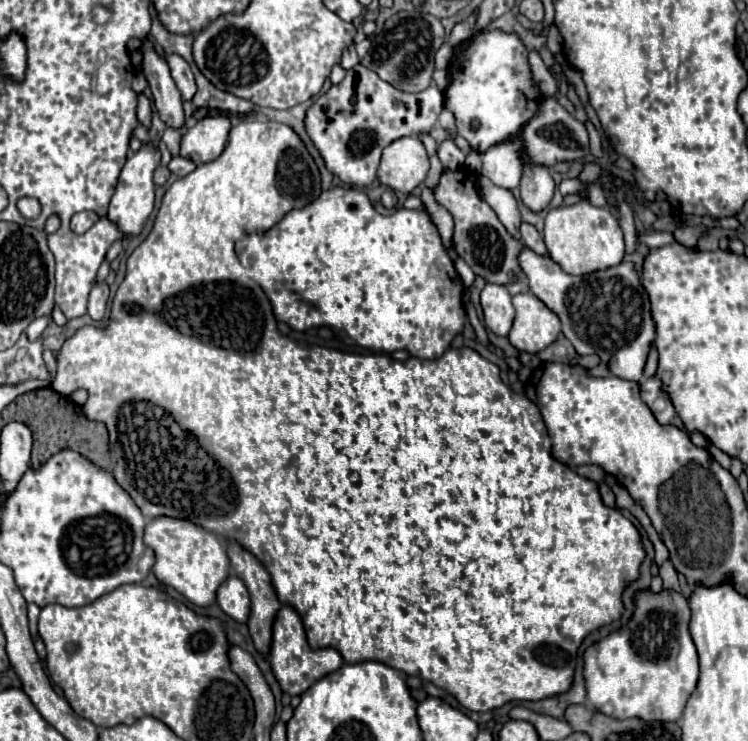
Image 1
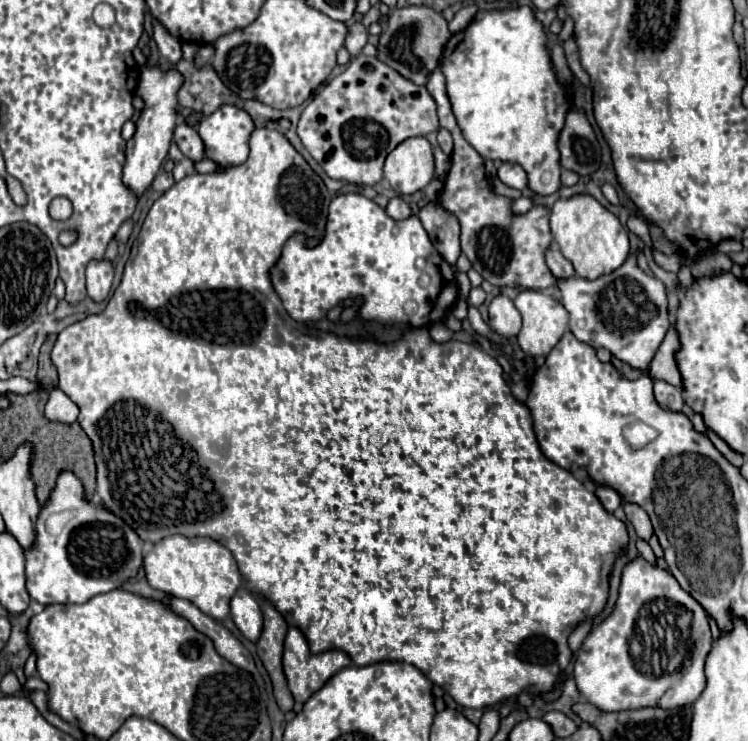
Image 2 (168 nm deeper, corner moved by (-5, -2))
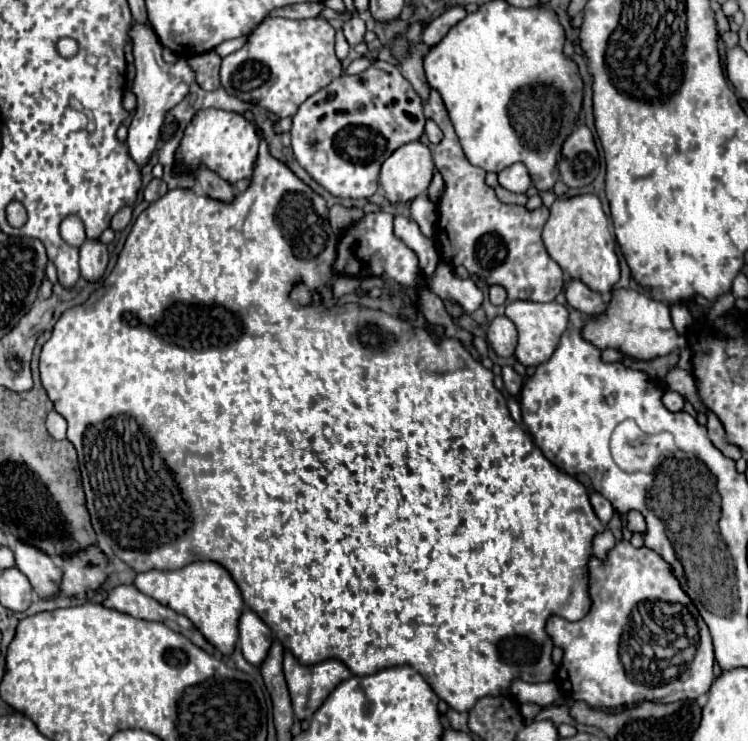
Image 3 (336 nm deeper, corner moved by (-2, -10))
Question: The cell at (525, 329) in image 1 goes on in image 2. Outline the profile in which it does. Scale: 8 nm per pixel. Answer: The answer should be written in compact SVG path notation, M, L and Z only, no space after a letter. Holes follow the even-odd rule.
M521 291L513 303L523 317L517 339L525 357L547 355L567 331L569 313L557 299L539 291Z

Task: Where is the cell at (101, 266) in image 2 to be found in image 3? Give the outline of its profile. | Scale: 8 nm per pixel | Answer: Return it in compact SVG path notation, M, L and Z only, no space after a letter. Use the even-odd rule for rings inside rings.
M84 241L80 247L80 271L86 281L102 279L108 267L108 249L100 241Z

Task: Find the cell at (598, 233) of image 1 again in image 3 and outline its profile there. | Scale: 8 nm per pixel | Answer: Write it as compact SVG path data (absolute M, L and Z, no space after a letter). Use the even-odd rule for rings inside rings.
M586 193L570 199L556 199L550 207L550 219L544 225L542 239L548 255L562 267L562 271L572 279L580 279L592 291L606 295L618 283L620 263L616 255L616 239L610 233L608 217L596 195Z

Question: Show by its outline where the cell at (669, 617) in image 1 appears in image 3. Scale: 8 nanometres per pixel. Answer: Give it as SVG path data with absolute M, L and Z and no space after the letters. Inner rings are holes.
M620 541L616 543L616 547L610 551L606 561L598 561L596 557L590 559L588 563L588 571L590 571L590 597L592 597L592 609L590 613L574 623L564 621L562 617L550 617L546 631L548 635L554 639L554 645L564 649L564 659L558 667L558 675L556 681L562 689L564 695L570 695L570 699L574 701L586 701L590 707L598 707L598 709L616 709L616 707L628 707L640 701L658 701L658 703L674 703L674 701L686 701L686 699L698 699L700 695L708 693L712 679L714 679L714 647L712 647L712 637L708 633L708 627L704 623L704 619L700 617L698 609L694 607L694 603L690 601L690 597L682 591L680 583L674 579L670 565L654 551L650 551L648 547L632 547L628 541Z

